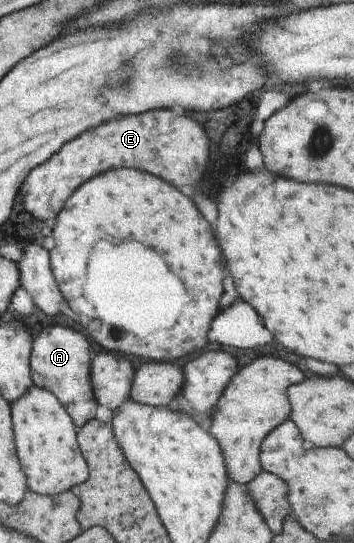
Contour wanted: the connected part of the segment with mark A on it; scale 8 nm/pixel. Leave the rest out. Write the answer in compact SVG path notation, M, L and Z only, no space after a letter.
M60 324L42 329L34 339L30 353L30 373L34 386L51 391L66 409L77 429L96 415L98 401L91 385L91 359L93 353L84 335Z

